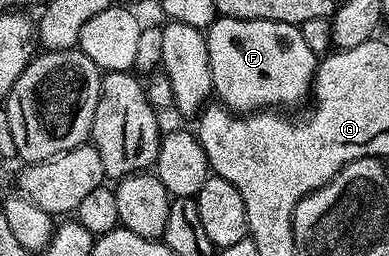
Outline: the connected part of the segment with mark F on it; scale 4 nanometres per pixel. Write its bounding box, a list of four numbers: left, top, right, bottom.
[205,16,318,115]

